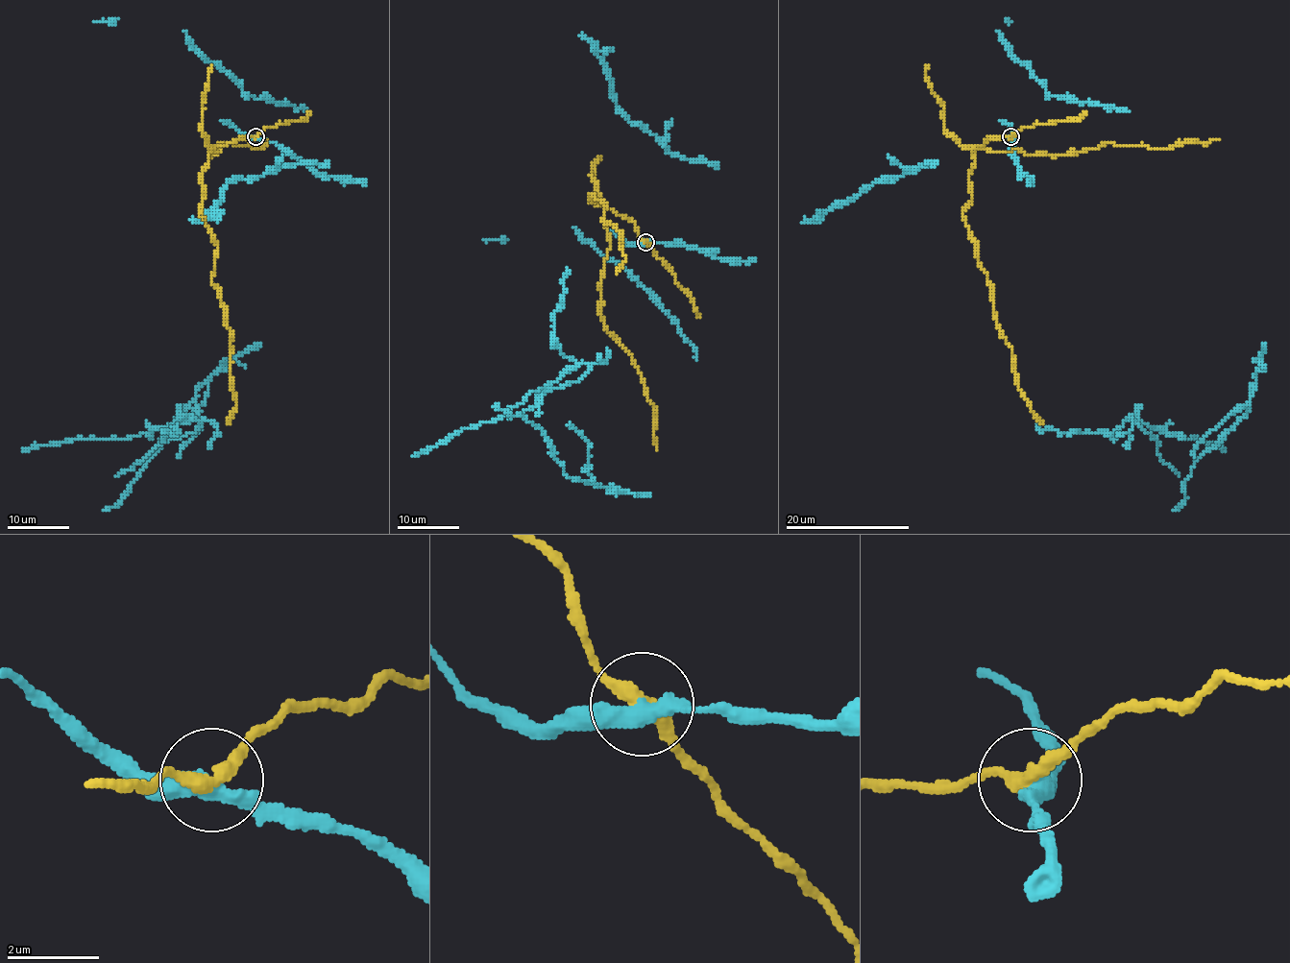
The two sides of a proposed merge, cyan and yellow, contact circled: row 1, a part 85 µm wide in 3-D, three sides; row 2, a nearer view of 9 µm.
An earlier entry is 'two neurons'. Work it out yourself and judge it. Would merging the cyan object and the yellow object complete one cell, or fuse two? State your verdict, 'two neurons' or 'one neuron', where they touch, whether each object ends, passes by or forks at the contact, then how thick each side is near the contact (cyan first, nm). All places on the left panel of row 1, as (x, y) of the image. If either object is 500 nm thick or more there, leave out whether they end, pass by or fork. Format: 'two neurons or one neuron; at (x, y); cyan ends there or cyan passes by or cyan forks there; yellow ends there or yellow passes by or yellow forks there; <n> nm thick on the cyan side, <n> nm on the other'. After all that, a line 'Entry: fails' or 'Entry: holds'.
two neurons; at (255, 136); cyan passes by; yellow passes by; 400 nm thick on the cyan side, 320 nm on the other
Entry: holds

